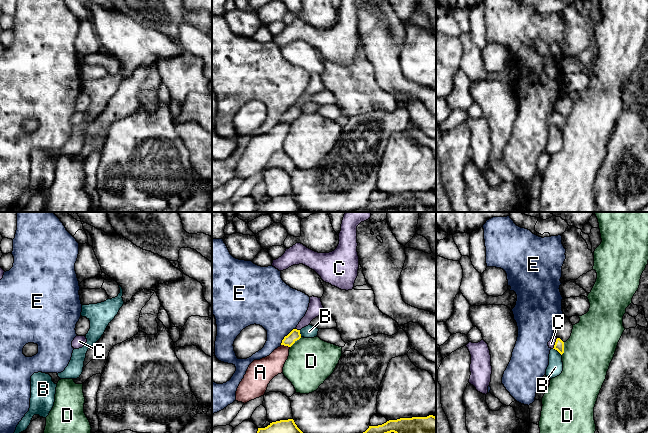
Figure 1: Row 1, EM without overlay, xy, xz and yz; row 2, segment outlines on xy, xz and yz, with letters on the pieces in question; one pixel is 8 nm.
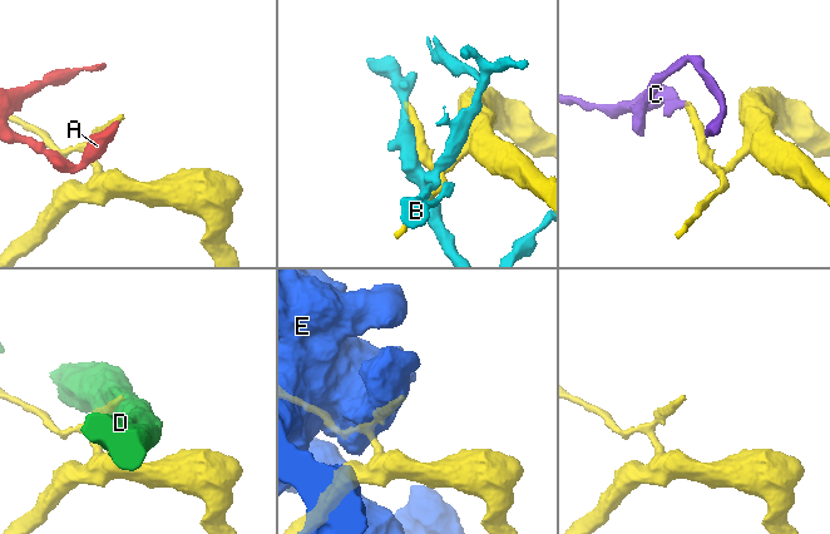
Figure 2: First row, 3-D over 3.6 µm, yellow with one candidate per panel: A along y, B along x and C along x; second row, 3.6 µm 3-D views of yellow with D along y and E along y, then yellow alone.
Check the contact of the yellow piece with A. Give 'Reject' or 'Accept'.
Reject

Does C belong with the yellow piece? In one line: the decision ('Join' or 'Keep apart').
Join

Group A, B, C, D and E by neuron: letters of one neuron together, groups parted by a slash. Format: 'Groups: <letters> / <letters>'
Groups: A / B / C / D / E

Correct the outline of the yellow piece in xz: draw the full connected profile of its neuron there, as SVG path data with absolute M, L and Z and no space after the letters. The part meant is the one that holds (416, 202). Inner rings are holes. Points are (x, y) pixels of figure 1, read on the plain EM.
M429 191L389 196L382 201L369 202L363 209L350 212L384 212L391 208L398 212L436 212L436 193Z

